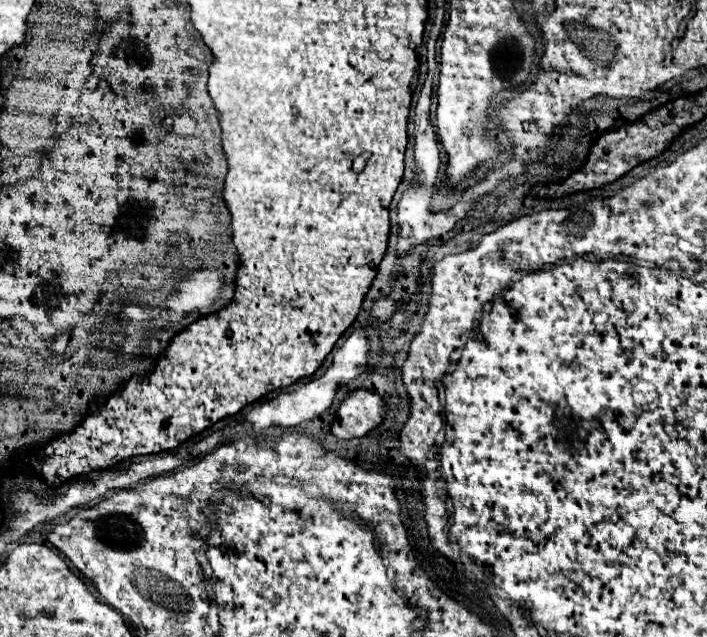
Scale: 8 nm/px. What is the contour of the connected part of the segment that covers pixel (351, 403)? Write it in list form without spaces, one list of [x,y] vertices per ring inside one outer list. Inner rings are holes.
[[[354,389],[340,403],[330,433],[338,439],[362,437],[382,421],[384,413],[384,401],[376,391]]]

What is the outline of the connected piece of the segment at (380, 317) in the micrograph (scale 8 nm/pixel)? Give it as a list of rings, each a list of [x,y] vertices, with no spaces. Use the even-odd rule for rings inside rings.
[[[382,297],[380,301],[374,303],[374,309],[372,309],[372,315],[370,317],[374,321],[388,321],[394,311],[396,311],[396,301],[394,299],[388,299],[388,297]]]

